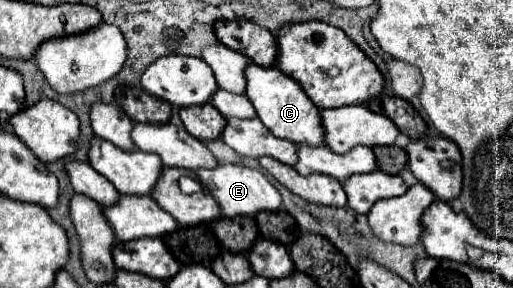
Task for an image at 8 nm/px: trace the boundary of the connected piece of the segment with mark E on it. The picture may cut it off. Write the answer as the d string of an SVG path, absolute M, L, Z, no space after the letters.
M219 164L211 170L195 170L199 182L209 188L211 196L217 200L221 214L227 218L233 216L255 216L261 210L279 210L281 208L281 194L277 192L277 188L265 178L265 174L261 174L259 170L247 168L247 166L239 166L239 164Z

